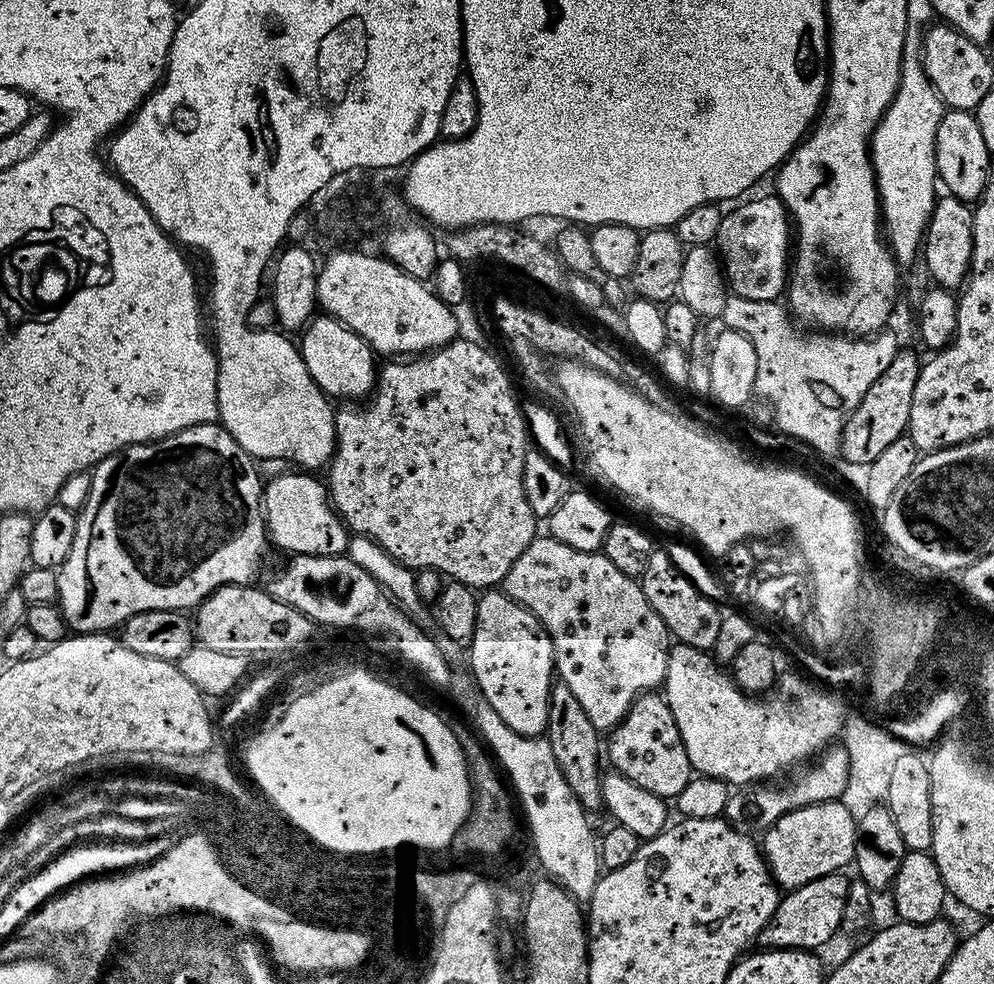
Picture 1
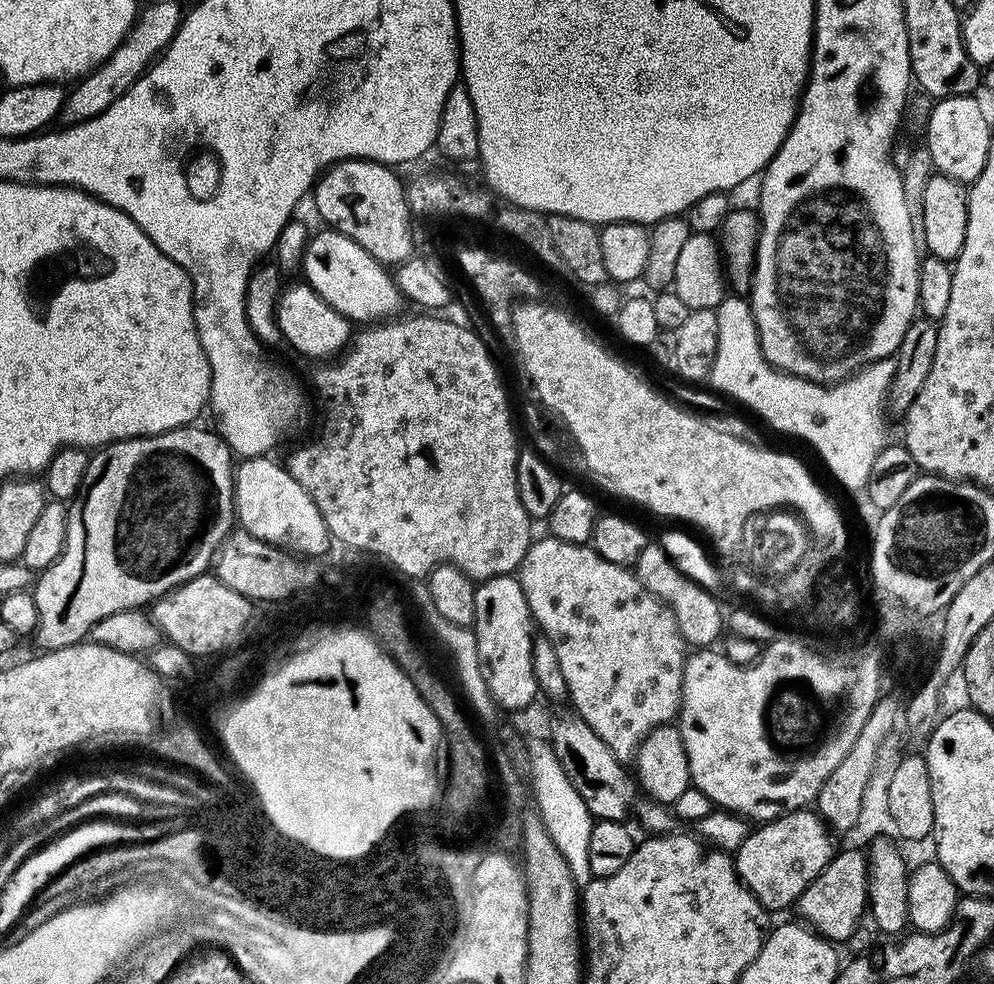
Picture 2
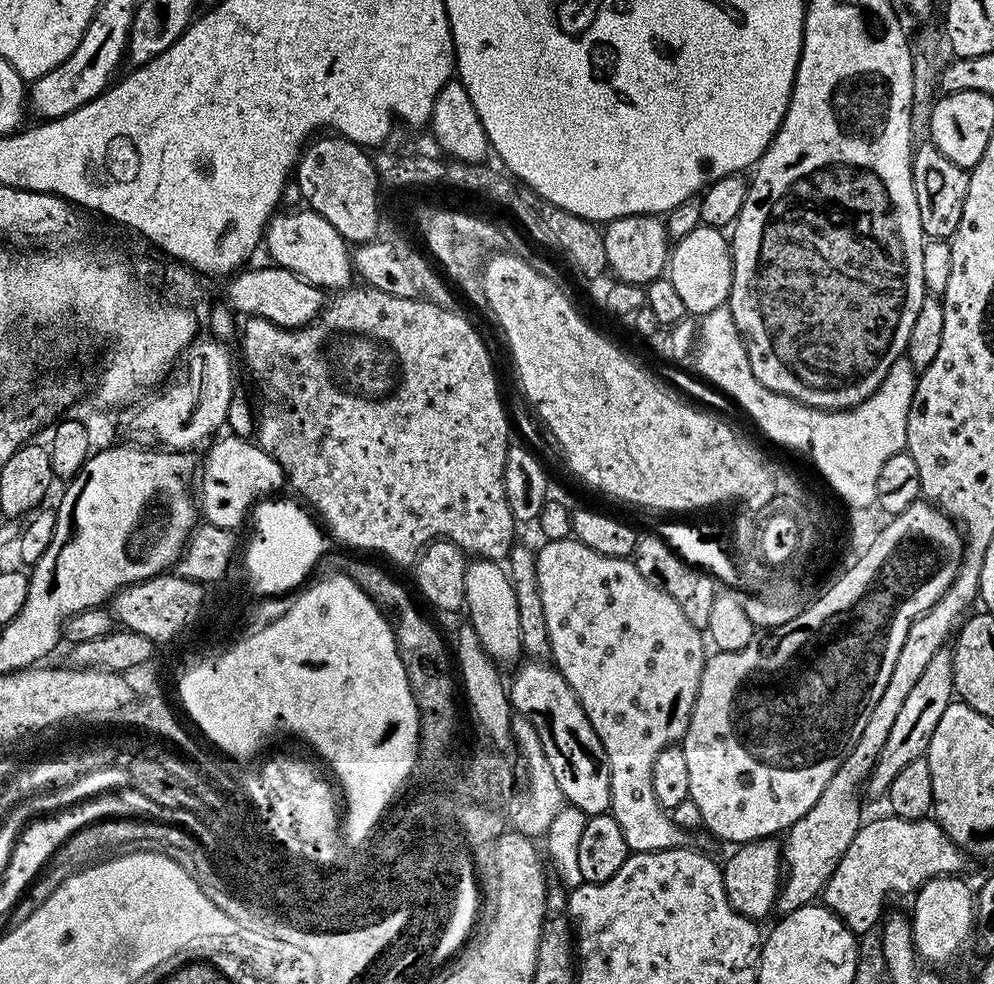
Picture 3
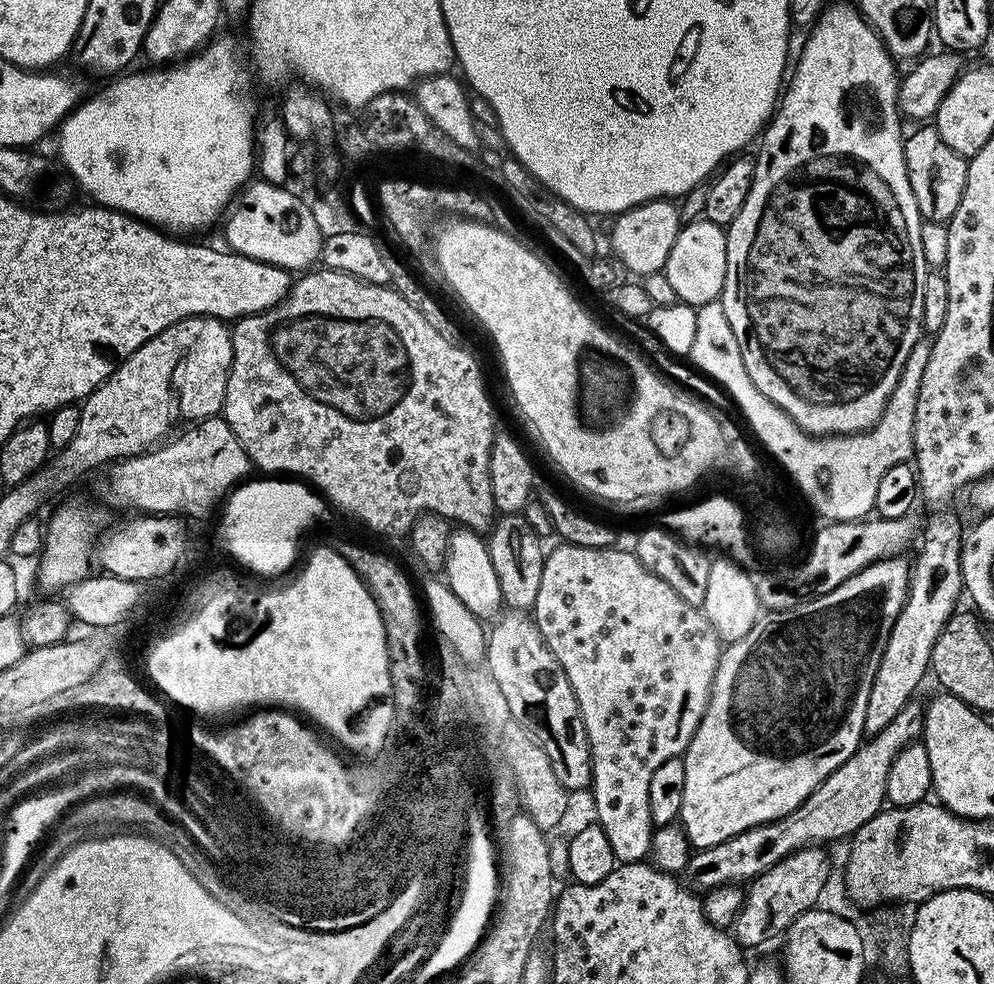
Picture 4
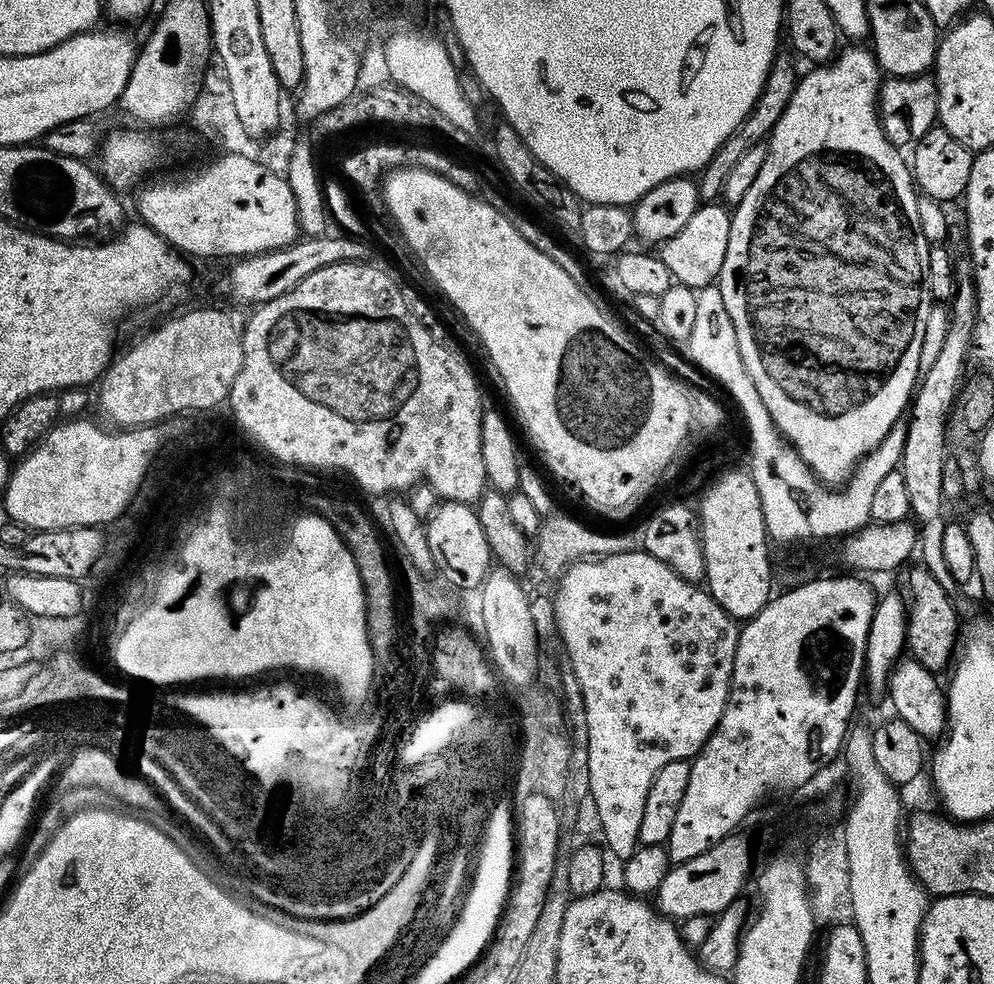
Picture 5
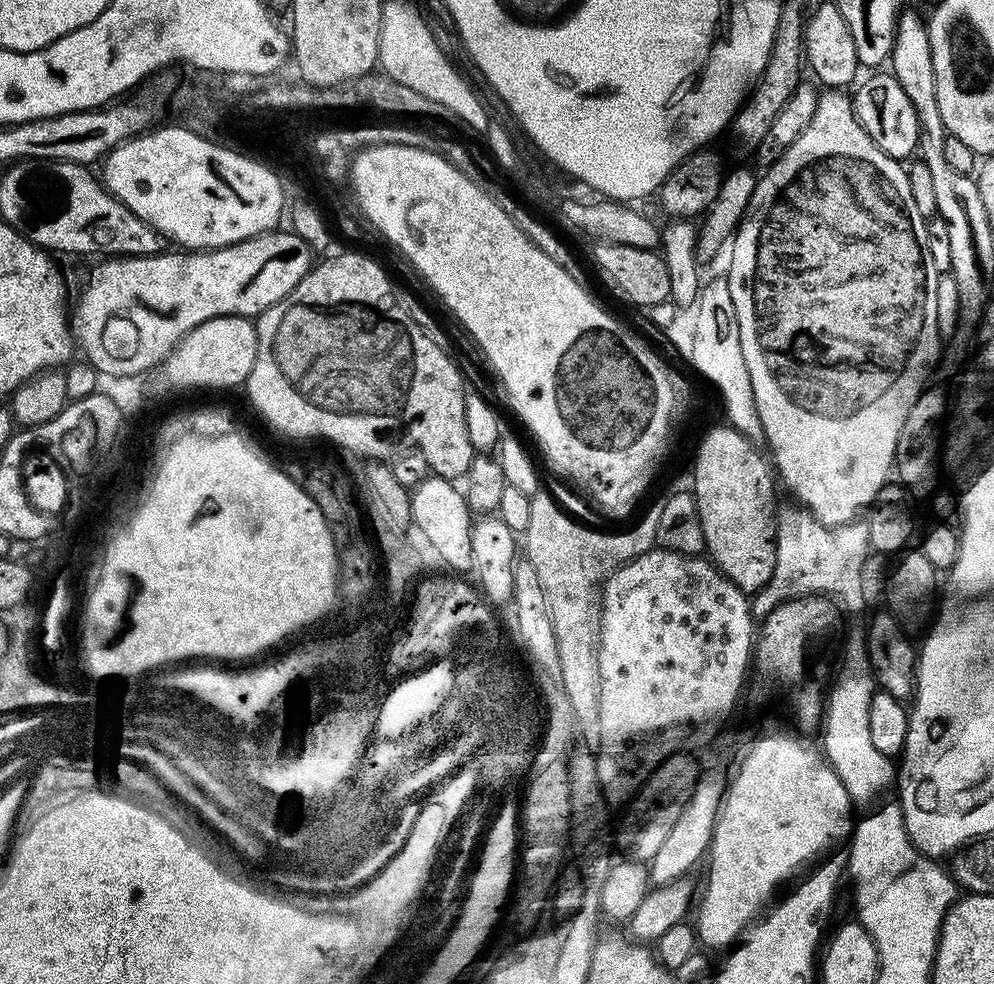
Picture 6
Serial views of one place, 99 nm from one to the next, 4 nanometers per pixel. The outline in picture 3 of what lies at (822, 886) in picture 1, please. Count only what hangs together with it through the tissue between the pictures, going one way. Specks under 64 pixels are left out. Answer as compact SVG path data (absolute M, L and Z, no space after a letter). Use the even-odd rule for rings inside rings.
M892 815L868 820L861 823L854 842L850 842L846 854L842 854L842 862L838 862L834 874L830 874L822 903L852 932L870 932L881 923L888 896L904 896L907 892L909 895L934 878L963 873L964 860L965 853L935 819L907 820Z

